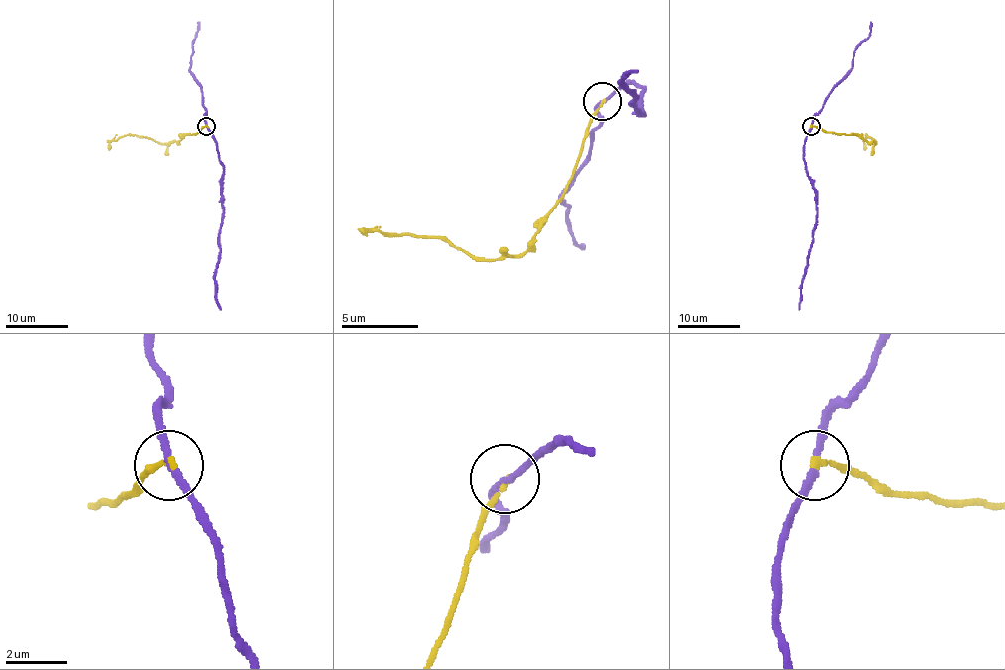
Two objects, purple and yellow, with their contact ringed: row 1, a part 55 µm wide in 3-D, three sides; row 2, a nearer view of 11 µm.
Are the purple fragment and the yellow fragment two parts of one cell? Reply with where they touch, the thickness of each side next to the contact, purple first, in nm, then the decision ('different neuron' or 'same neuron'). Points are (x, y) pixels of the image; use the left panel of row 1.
(206, 126) | 200/220 nm | different neuron

